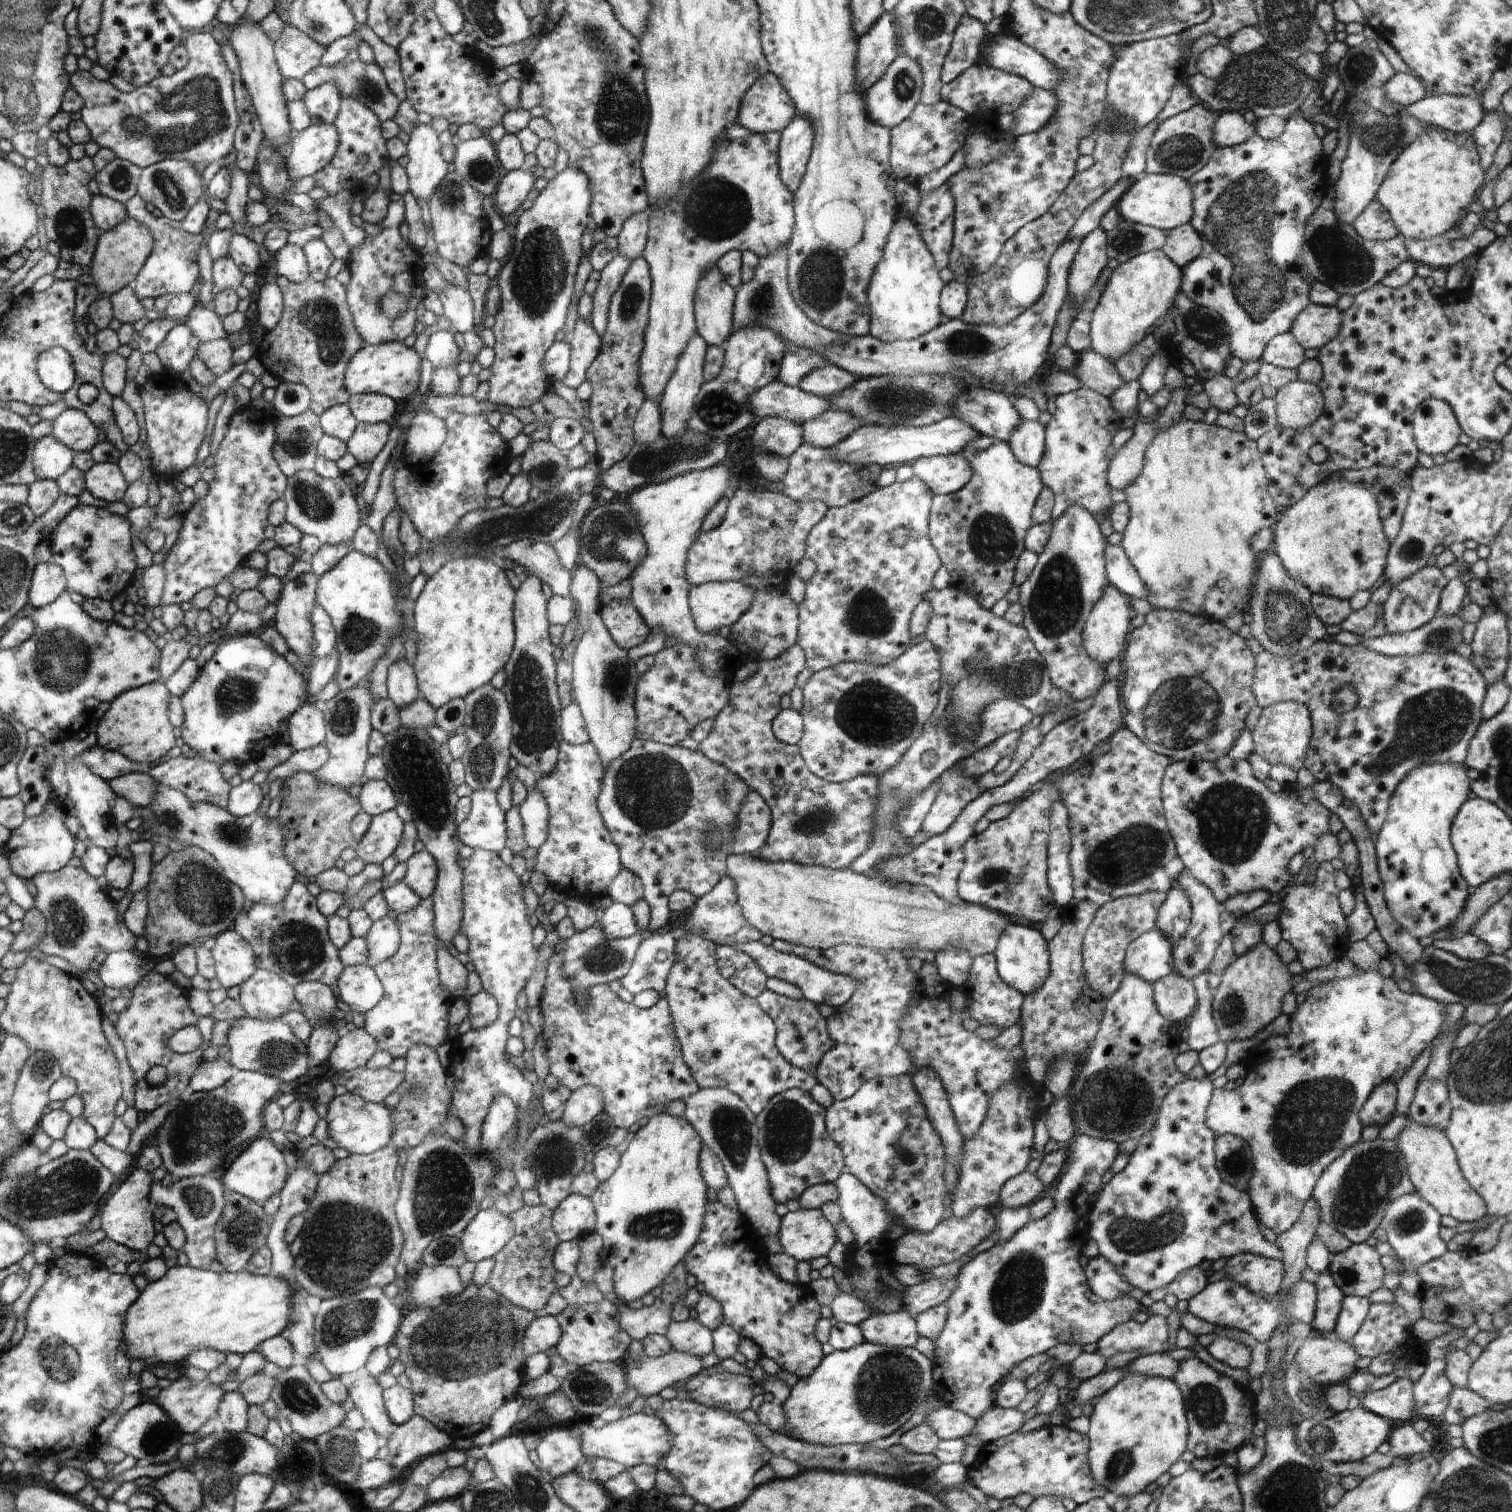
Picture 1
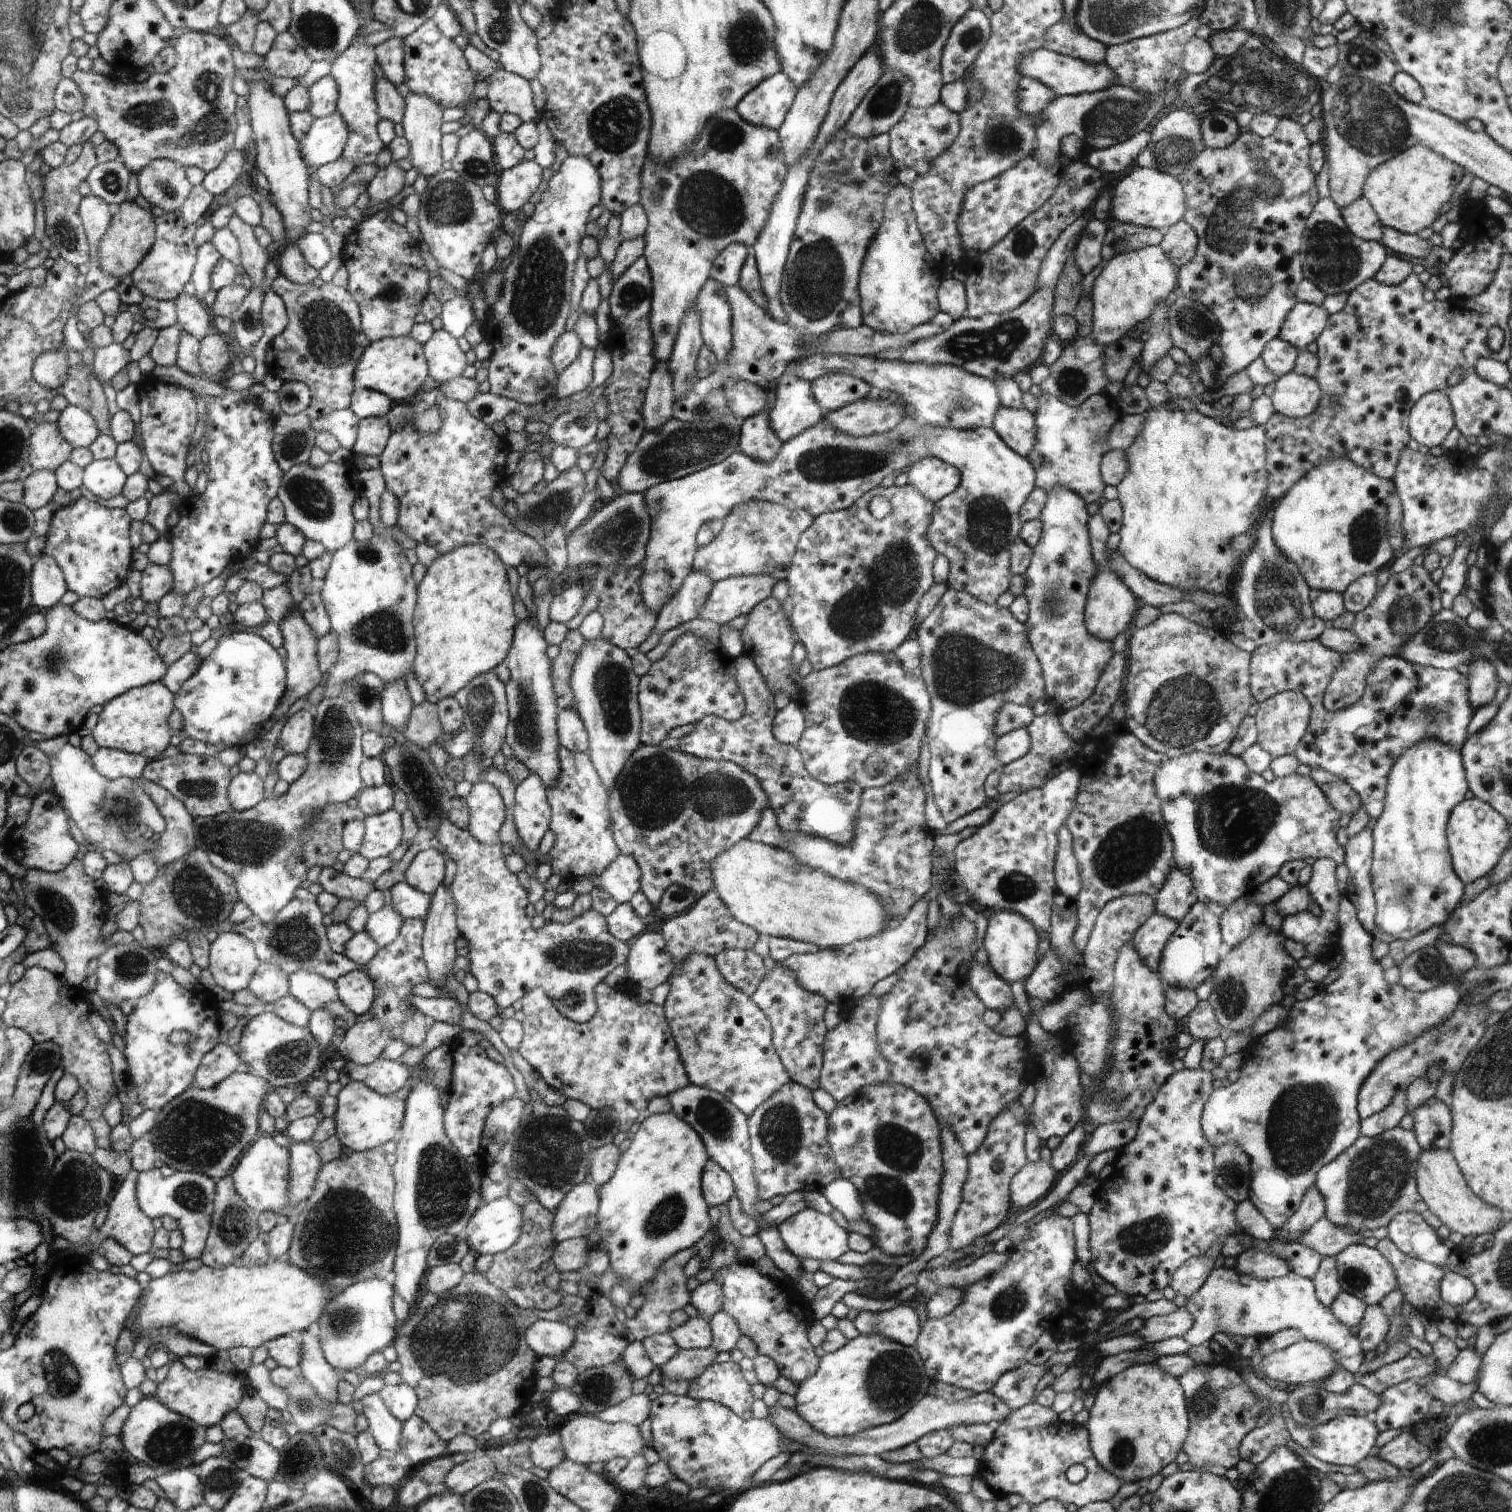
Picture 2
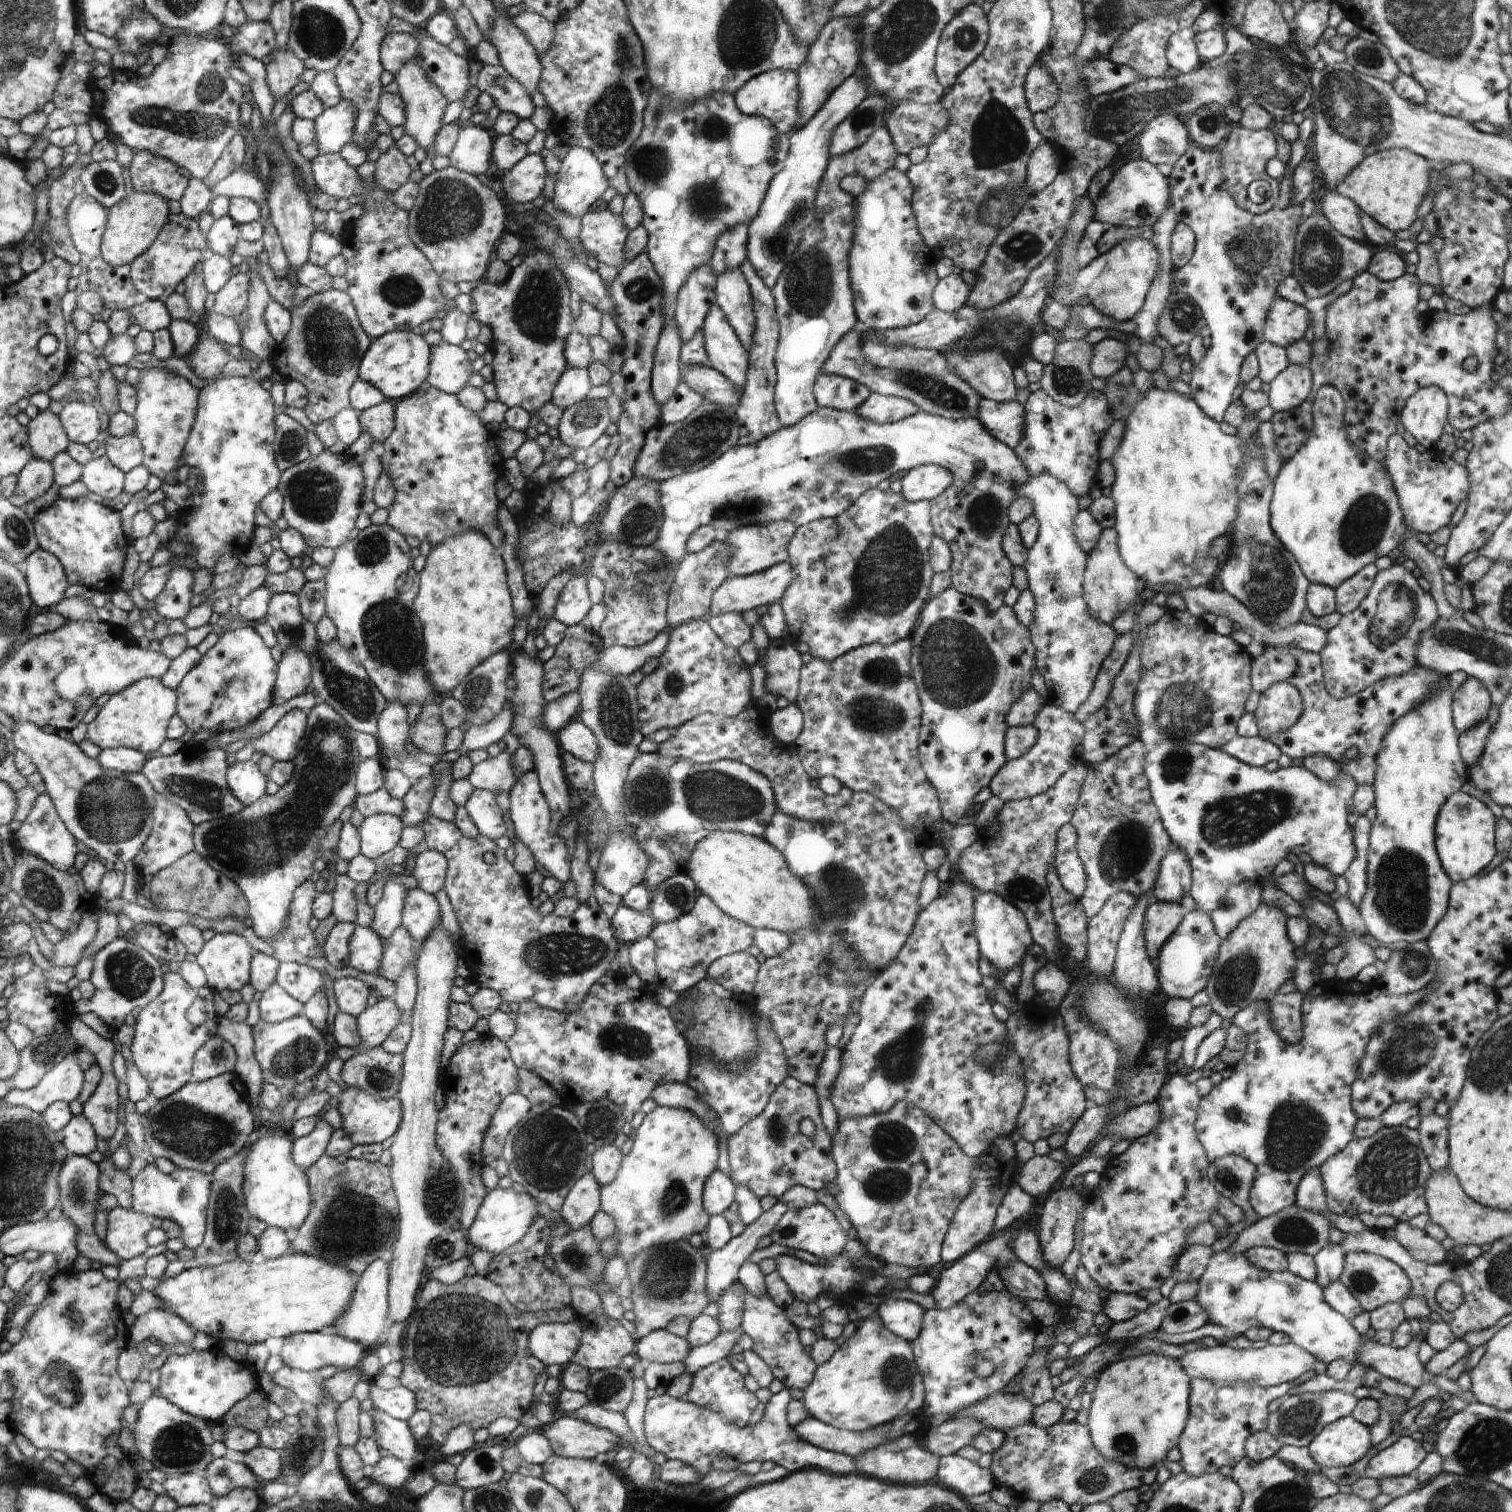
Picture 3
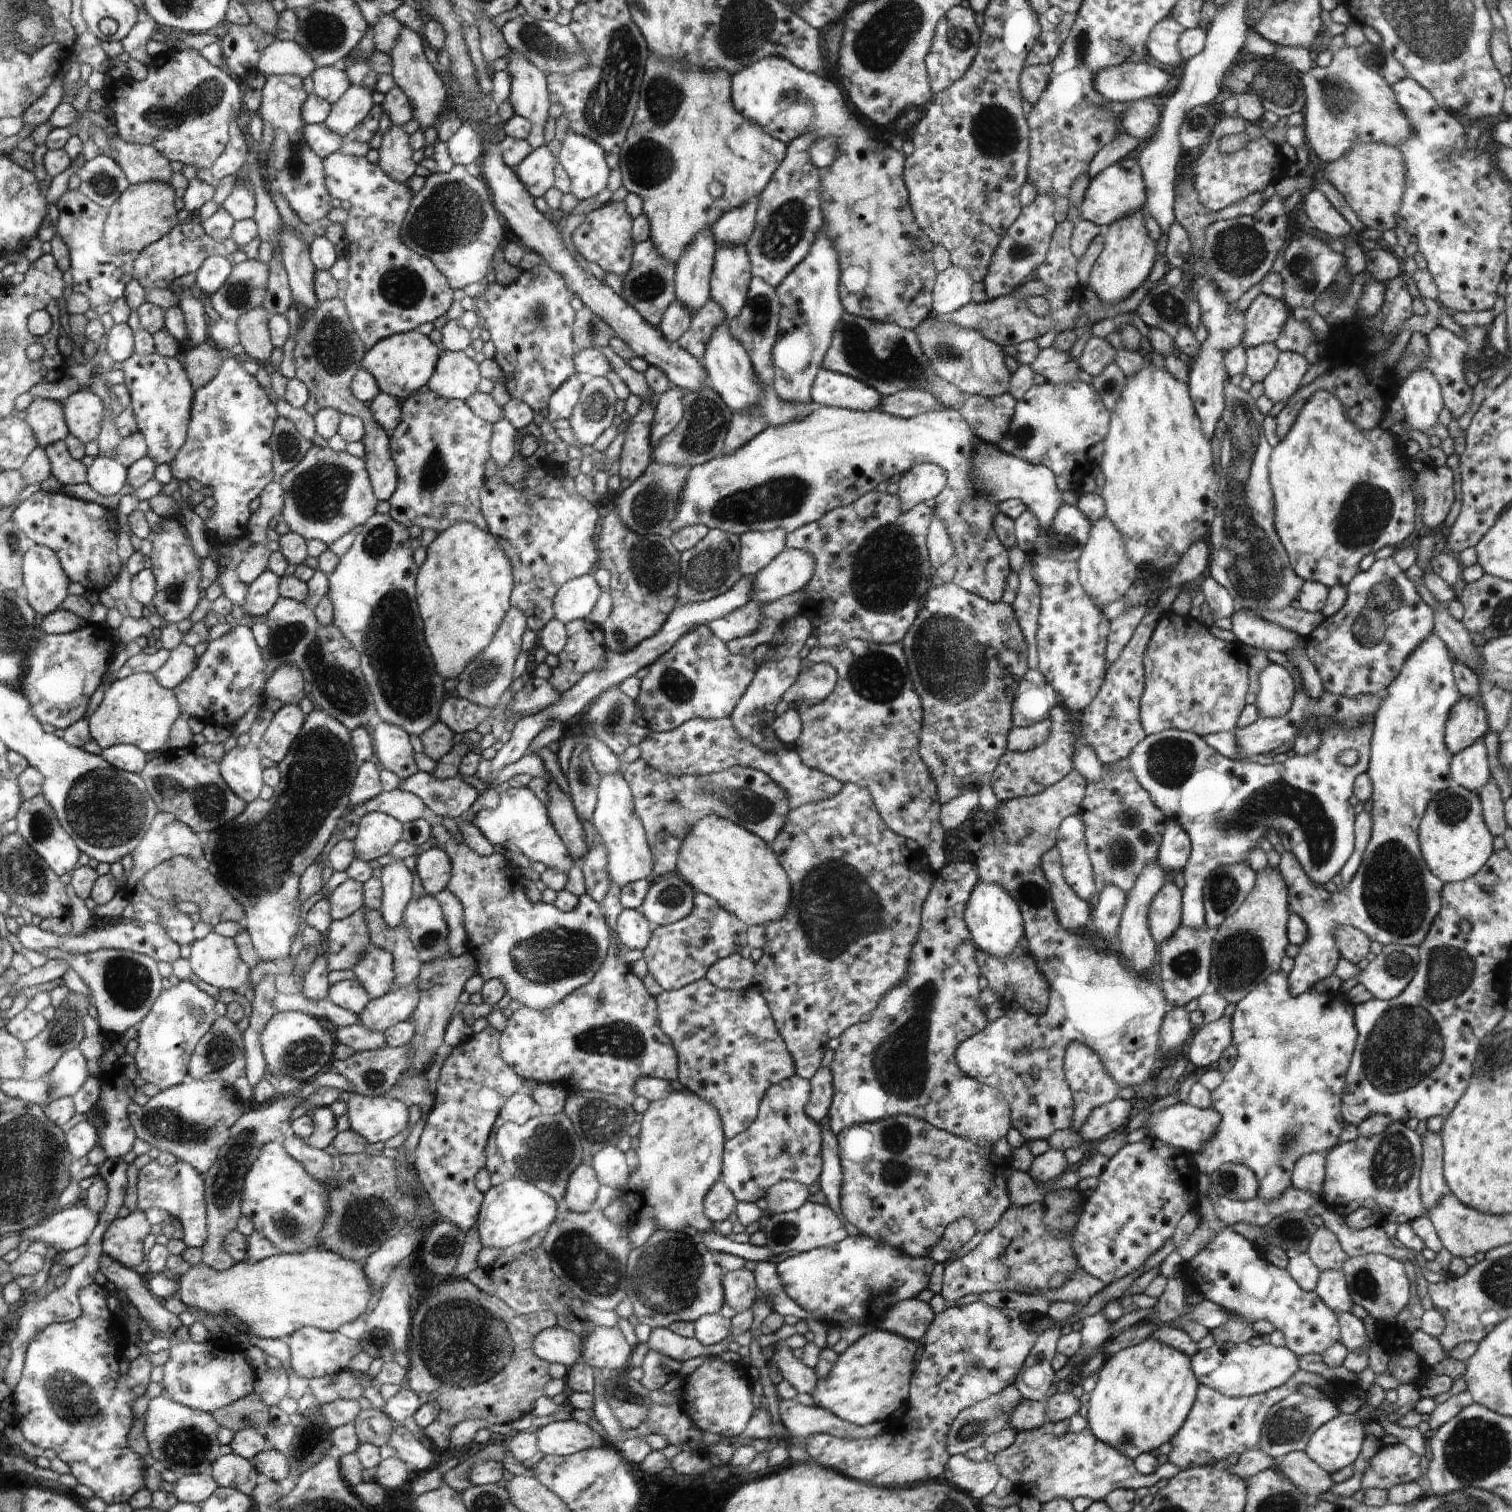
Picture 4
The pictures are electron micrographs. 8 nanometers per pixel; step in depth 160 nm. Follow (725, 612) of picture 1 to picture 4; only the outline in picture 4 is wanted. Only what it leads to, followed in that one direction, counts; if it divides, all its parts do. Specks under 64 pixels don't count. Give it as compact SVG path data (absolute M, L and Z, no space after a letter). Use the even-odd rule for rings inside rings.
M786 549L753 578L750 599L771 603L783 596L793 595L814 578L815 560L812 553Z

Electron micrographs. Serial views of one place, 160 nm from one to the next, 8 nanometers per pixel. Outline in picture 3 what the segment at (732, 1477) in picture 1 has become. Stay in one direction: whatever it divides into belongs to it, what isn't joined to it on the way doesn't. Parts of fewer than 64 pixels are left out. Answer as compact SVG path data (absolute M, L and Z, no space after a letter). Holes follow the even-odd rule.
M786 1387L772 1395L759 1422L740 1428L723 1414L702 1408L684 1398L668 1393L649 1398L644 1415L643 1429L647 1445L665 1459L676 1459L693 1466L702 1476L710 1470L736 1470L752 1460L770 1461L784 1466L790 1473L802 1468L824 1468L836 1474L856 1473L853 1457L829 1451L803 1441L787 1420L787 1406L791 1402ZM958 1453L939 1457L938 1476L944 1485L948 1485L962 1496L978 1496L990 1492L995 1485L990 1469L983 1469L977 1463L962 1458Z

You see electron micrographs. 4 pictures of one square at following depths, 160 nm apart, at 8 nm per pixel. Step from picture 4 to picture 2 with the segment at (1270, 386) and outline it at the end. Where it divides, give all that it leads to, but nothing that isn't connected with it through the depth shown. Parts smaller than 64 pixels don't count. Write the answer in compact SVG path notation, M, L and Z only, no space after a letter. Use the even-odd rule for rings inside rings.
M1293 370L1275 380L1271 401L1276 413L1290 418L1308 417L1319 405L1321 390L1317 380Z

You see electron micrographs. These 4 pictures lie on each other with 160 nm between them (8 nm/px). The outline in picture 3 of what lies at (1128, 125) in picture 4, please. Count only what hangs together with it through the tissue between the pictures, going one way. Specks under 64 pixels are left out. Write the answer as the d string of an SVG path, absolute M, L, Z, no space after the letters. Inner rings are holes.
M1172 113L1149 120L1139 135L1141 158L1154 166L1174 166L1192 144L1185 120Z

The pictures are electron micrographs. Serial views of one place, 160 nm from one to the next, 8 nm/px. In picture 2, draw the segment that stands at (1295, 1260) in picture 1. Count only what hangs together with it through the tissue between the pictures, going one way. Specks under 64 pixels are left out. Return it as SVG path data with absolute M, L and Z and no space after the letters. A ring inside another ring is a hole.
M1310 1187L1301 1200L1298 1210L1286 1221L1286 1224L1276 1233L1275 1240L1288 1243L1301 1233L1307 1231L1318 1219L1325 1216L1325 1202L1320 1191Z

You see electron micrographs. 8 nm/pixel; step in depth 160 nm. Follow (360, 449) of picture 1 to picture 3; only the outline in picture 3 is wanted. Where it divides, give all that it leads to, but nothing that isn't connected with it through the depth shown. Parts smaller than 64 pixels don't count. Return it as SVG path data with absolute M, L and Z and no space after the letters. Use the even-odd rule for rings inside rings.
M386 399L382 404L367 408L359 415L359 423L362 432L368 432L372 438L372 448L380 451L383 442L390 436L395 425L395 402Z

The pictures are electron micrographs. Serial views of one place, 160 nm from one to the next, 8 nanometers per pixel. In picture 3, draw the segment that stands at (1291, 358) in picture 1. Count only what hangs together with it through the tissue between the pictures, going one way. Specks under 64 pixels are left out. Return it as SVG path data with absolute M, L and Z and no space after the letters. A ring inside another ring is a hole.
M1262 341L1253 352L1259 360L1258 376L1262 382L1274 380L1289 364L1285 347L1270 341Z

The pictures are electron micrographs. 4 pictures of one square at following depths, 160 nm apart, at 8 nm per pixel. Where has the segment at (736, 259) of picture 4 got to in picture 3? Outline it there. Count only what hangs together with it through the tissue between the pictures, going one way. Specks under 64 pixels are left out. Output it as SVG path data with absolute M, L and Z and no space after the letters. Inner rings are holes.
M742 268L732 269L719 276L715 284L715 297L715 302L727 313L732 328L750 354L755 343L756 317L754 297Z

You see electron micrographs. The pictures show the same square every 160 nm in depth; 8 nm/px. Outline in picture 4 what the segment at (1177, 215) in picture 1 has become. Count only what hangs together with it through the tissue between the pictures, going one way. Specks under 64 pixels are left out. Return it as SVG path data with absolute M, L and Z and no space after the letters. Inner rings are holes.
M1123 158L1119 163L1104 169L1097 177L1089 182L1081 204L1081 215L1087 221L1109 227L1113 222L1133 213L1147 212L1147 188L1137 159Z

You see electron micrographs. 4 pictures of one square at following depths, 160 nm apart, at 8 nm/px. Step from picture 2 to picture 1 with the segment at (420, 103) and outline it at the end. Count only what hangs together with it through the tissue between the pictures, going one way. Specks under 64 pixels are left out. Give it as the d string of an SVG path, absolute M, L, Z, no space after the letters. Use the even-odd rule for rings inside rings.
M421 115L407 144L409 191L416 198L427 198L447 175L448 166L442 160L439 134L430 124L430 115Z

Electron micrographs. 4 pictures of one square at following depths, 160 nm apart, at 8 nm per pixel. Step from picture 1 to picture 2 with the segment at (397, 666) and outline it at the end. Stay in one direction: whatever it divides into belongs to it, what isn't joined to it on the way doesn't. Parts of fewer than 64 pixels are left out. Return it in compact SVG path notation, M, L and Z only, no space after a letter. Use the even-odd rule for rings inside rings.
M404 678L385 684L382 694L383 722L403 730L410 718L414 705Z

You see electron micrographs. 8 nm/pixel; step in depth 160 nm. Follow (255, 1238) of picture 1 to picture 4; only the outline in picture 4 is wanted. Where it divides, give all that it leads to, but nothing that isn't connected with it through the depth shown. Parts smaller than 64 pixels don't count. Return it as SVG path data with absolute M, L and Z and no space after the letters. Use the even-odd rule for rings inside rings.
M288 1095L266 1106L266 1108L258 1108L258 1105L252 1104L252 1109L245 1112L244 1116L240 1116L238 1122L230 1128L228 1140L219 1148L214 1164L208 1169L207 1173L203 1174L204 1180L206 1180L207 1242L202 1247L201 1262L207 1264L210 1268L215 1268L217 1271L226 1271L236 1263L234 1257L226 1249L226 1238L230 1231L234 1231L238 1227L239 1220L243 1216L242 1194L245 1176L267 1143L276 1141L281 1144L288 1133L291 1132L293 1110L303 1102L304 1099L299 1095Z

